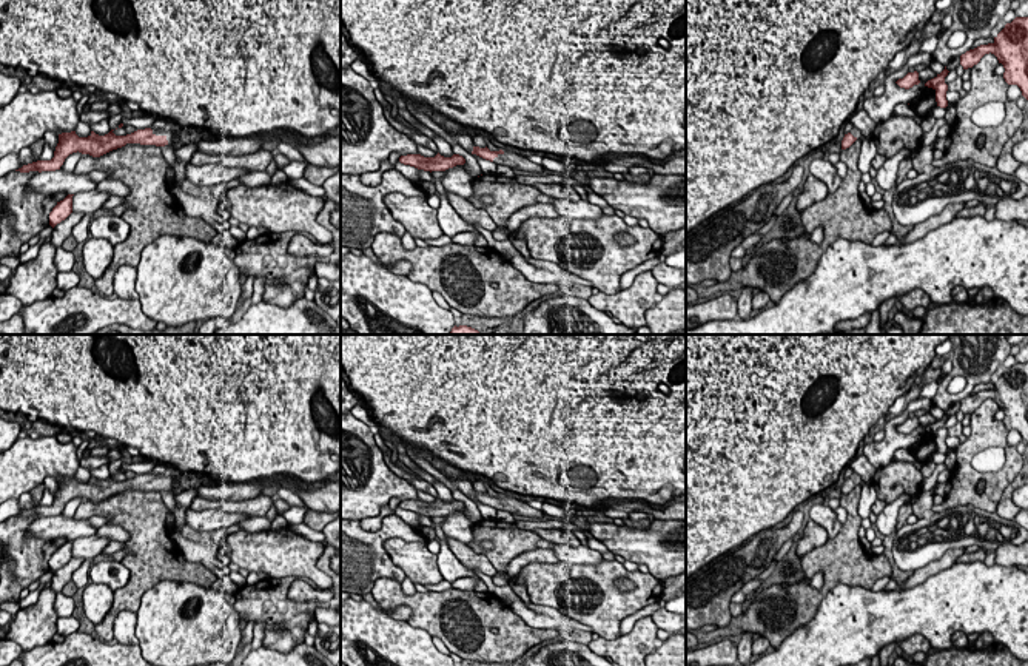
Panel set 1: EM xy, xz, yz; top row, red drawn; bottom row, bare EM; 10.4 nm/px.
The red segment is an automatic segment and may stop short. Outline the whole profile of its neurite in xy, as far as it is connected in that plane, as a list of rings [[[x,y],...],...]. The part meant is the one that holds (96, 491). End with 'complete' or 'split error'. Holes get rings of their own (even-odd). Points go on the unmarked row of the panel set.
[[[111,475],[105,481],[99,481],[94,476],[88,483],[79,483],[76,476],[59,479],[59,489],[54,496],[54,503],[51,506],[37,506],[22,513],[15,515],[20,518],[29,516],[55,516],[60,515],[65,504],[72,498],[89,500],[92,503],[100,503],[113,495],[122,493],[126,489],[140,489],[140,490],[156,490],[165,492],[179,489],[177,481],[173,476],[162,475],[137,475],[126,481],[116,481]]]; split error

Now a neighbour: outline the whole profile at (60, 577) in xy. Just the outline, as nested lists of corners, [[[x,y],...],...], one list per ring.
[[[71,558],[65,566],[62,566],[60,569],[57,569],[54,574],[52,574],[52,578],[51,578],[51,589],[59,594],[62,592],[62,589],[65,587],[65,584],[68,581],[71,581],[72,578],[72,574],[82,566],[83,563],[83,558]]]

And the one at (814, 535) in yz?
[[[809,520],[805,527],[803,536],[798,540],[797,555],[803,558],[811,550],[823,546],[828,540],[829,535],[826,529]]]

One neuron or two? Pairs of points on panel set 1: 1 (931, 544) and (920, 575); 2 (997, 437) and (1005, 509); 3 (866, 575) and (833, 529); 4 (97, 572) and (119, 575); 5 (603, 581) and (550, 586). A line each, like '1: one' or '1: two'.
1: two
2: two
3: two
4: one
5: one

